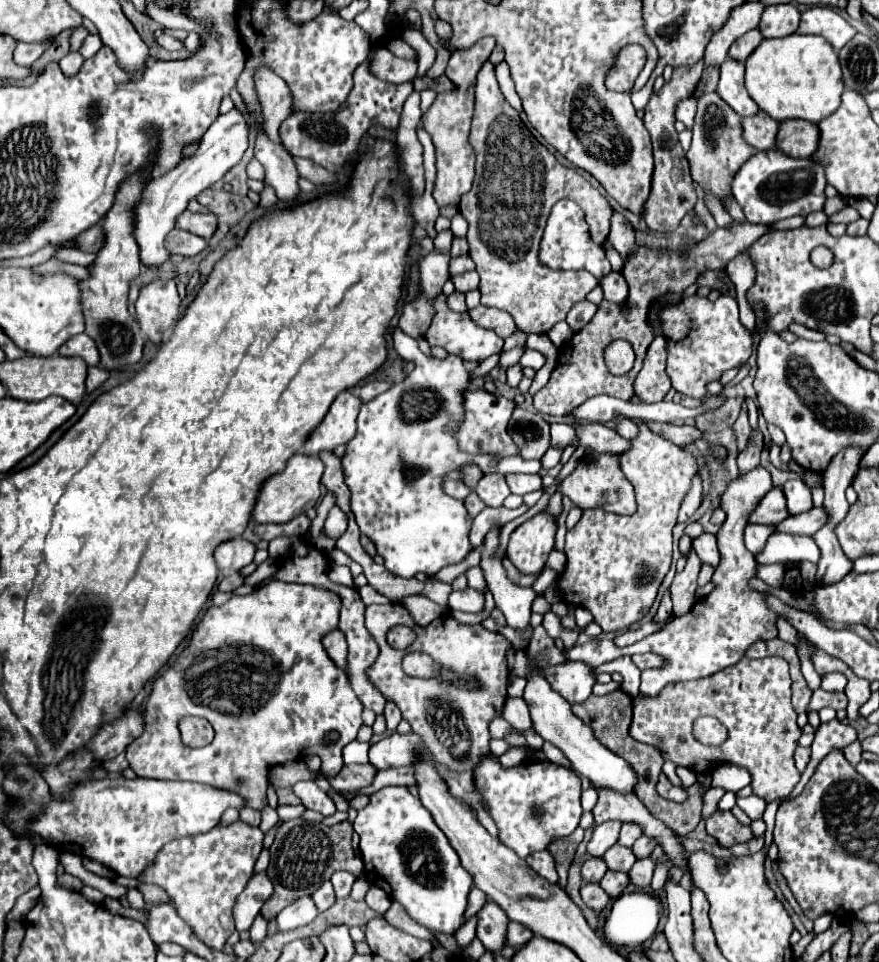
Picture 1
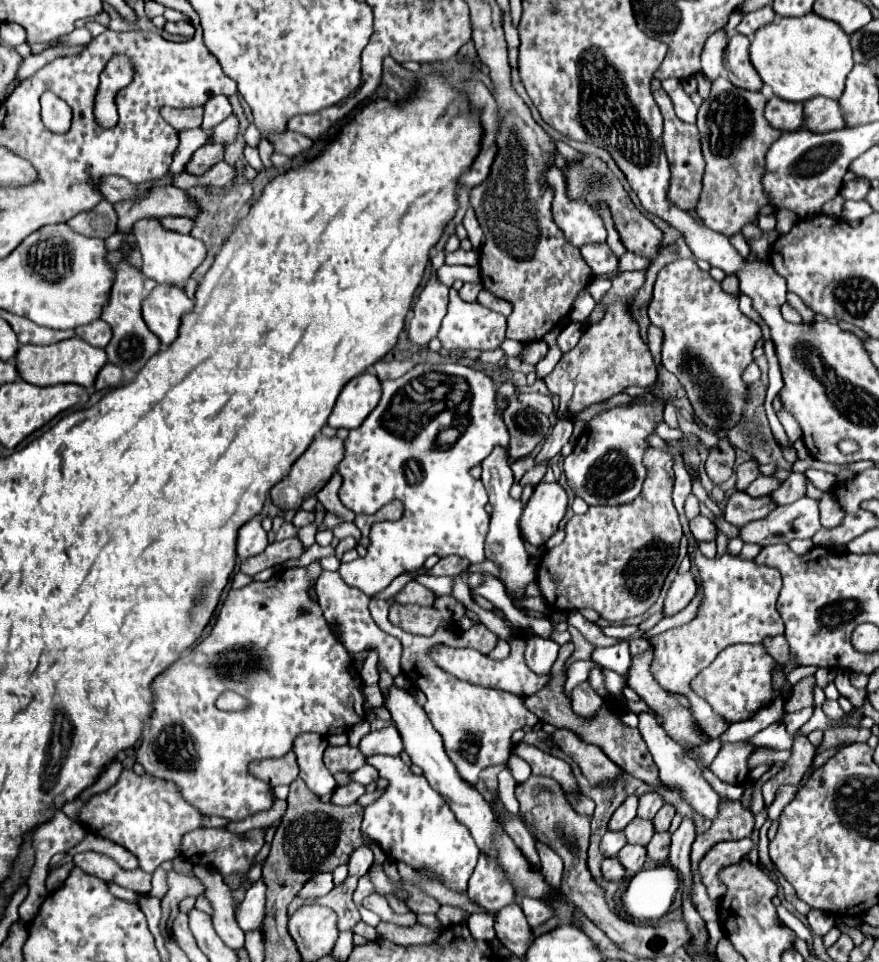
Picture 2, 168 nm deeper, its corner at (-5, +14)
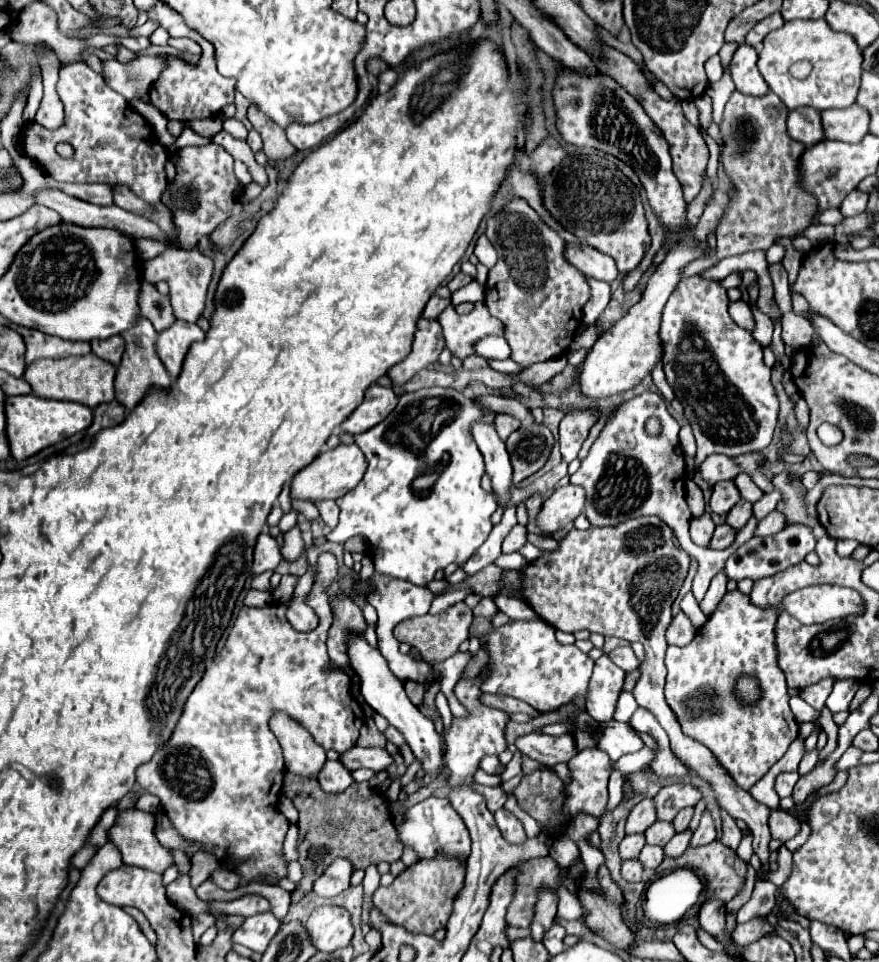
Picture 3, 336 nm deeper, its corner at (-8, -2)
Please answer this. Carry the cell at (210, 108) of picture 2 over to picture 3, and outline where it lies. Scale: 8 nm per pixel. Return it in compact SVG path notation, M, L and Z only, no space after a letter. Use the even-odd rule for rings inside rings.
M185 128L183 134L181 134L181 136L177 138L177 142L175 142L175 148L169 148L169 154L173 154L175 150L179 150L179 148L183 148L183 146L207 146L207 142L213 142L213 140L195 134L191 128Z

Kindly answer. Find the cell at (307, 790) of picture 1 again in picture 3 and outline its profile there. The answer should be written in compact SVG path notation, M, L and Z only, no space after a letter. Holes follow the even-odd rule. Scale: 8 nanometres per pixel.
M275 714L269 720L269 728L283 748L287 772L303 778L317 778L327 756L325 750L311 740L311 734L283 714Z

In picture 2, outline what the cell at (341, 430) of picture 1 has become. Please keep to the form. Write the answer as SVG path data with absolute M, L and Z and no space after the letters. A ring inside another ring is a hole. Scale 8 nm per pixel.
M364 372L352 378L340 392L336 408L328 418L332 428L356 428L364 418L376 408L382 396L382 384L376 380L376 374Z

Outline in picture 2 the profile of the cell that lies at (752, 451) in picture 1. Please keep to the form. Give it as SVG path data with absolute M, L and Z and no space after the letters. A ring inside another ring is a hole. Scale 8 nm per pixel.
M744 462L742 466L738 466L736 470L736 490L744 492L748 488L750 482L754 482L758 478L758 462Z

